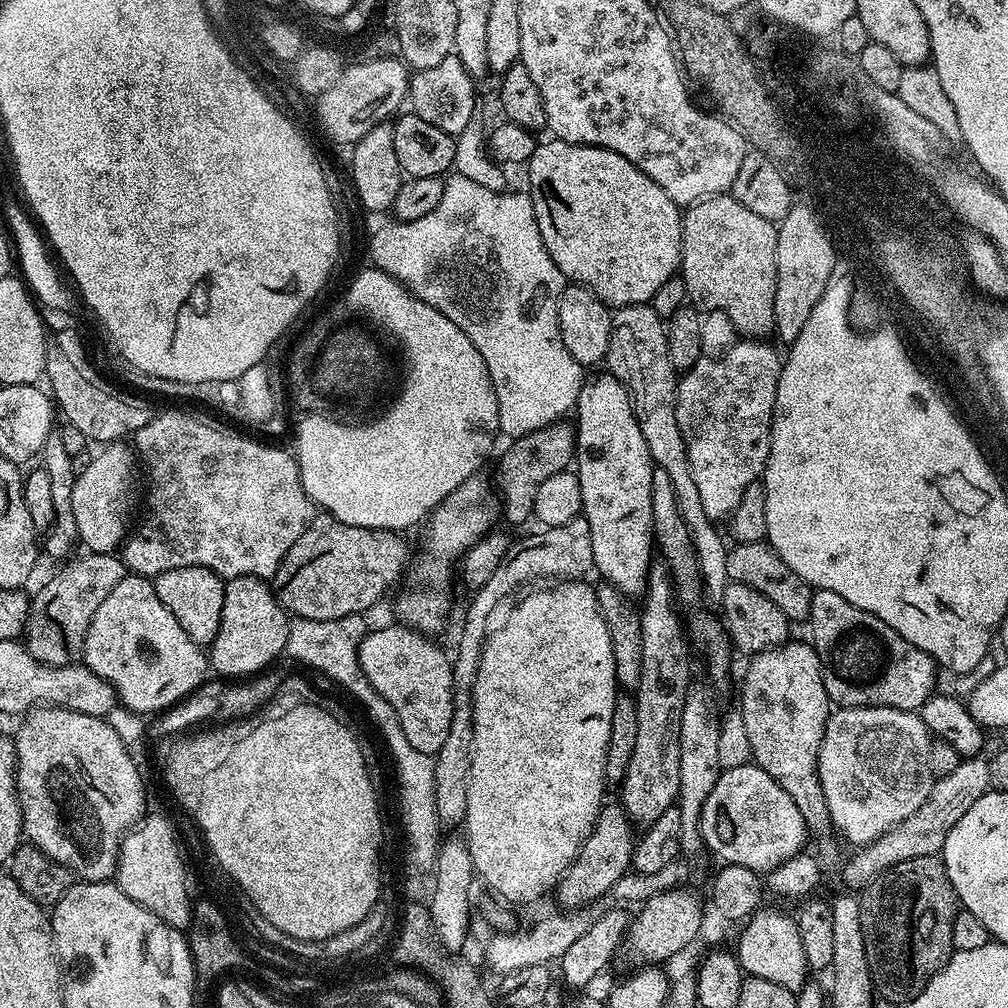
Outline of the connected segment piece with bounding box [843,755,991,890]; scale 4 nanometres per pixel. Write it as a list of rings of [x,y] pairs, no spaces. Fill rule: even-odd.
[[[983,755],[961,759],[960,764],[950,770],[950,774],[939,777],[933,783],[930,798],[926,798],[926,802],[922,802],[922,806],[918,806],[918,810],[914,810],[914,814],[910,814],[906,822],[898,822],[894,830],[882,834],[882,838],[878,838],[873,844],[853,851],[856,853],[853,854],[852,861],[843,865],[844,884],[848,887],[845,889],[863,890],[890,866],[898,866],[898,862],[943,853],[950,830],[958,822],[958,818],[962,818],[962,814],[966,814],[966,810],[970,810],[970,806],[978,802],[978,798],[990,791],[990,782],[988,760]]]

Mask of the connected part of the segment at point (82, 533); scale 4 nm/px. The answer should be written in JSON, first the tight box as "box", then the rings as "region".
{"box":[71,442,134,553],"region":[[[113,442],[106,447],[103,447],[100,452],[101,454],[97,453],[96,455],[93,455],[93,458],[90,462],[90,466],[86,468],[86,470],[77,473],[76,482],[74,486],[74,493],[73,497],[71,499],[71,506],[73,507],[74,511],[74,520],[75,520],[75,526],[76,526],[76,532],[77,532],[77,539],[81,542],[81,545],[89,552],[98,552],[98,553],[106,553],[106,552],[112,552],[116,549],[119,549],[121,547],[122,541],[125,539],[126,533],[129,531],[128,528],[128,495],[132,492],[132,460],[134,464],[134,456],[131,451],[128,452],[126,449],[124,449],[125,445],[120,442]]]}

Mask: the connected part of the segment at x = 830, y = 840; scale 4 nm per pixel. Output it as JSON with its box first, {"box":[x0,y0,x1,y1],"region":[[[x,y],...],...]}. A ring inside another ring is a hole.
{"box":[738,642,839,865],"region":[[[785,642],[778,648],[757,652],[747,661],[738,711],[746,728],[746,738],[750,740],[752,760],[766,770],[766,774],[770,774],[770,778],[774,778],[778,786],[790,794],[794,806],[798,806],[811,839],[816,839],[814,852],[821,865],[839,865],[837,837],[816,773],[816,759],[830,715],[830,701],[816,649],[808,642],[792,643]]]}

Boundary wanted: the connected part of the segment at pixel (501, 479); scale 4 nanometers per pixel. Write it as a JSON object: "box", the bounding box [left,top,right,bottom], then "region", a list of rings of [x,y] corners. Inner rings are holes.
{"box":[494,422,576,524],"region":[[[568,422],[547,424],[545,428],[515,437],[509,444],[512,445],[500,456],[494,484],[502,497],[503,518],[505,516],[512,524],[524,524],[532,516],[534,494],[538,494],[538,486],[542,486],[546,478],[565,471],[573,463],[576,454],[576,429]]]}

